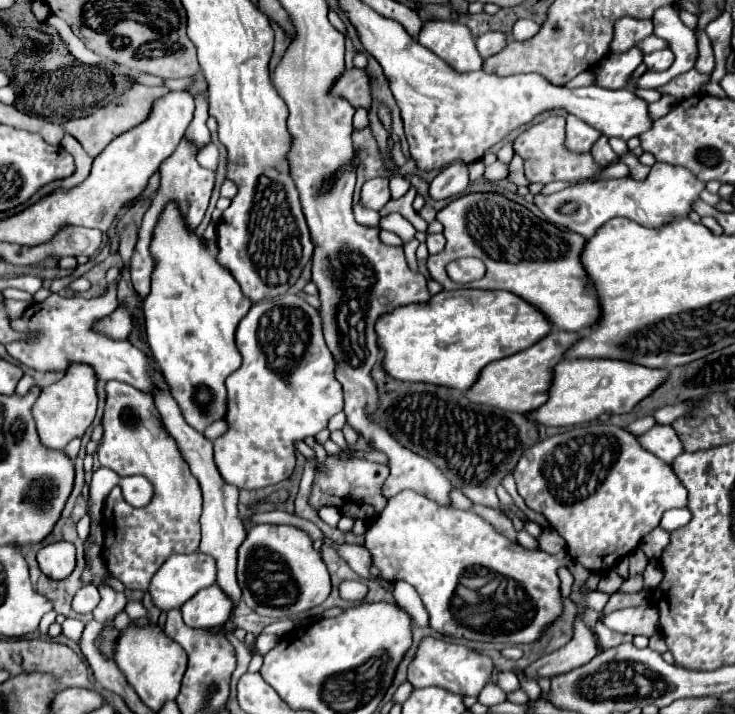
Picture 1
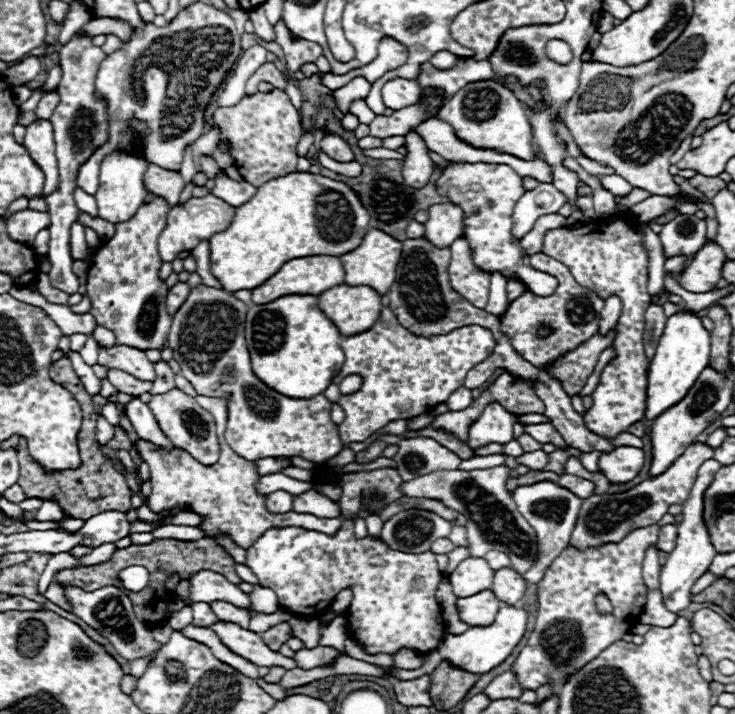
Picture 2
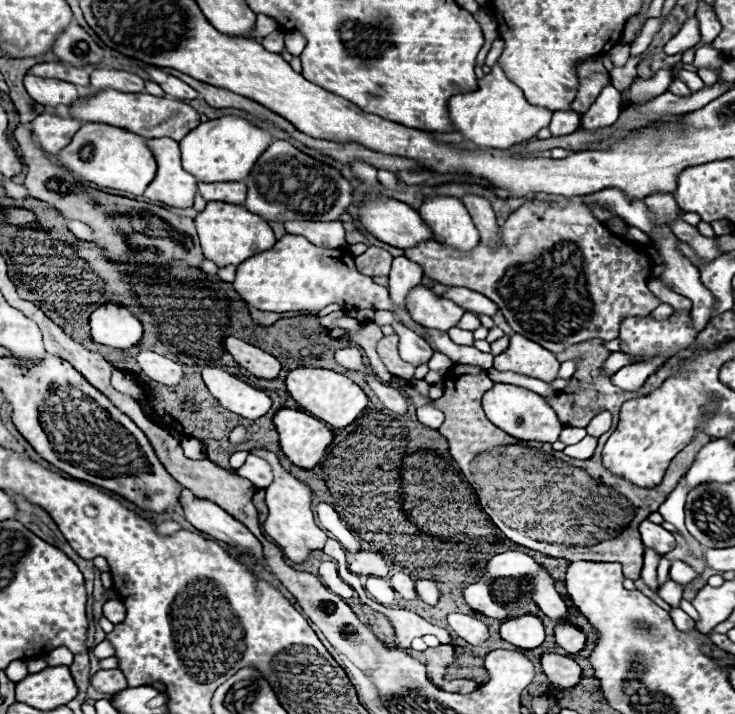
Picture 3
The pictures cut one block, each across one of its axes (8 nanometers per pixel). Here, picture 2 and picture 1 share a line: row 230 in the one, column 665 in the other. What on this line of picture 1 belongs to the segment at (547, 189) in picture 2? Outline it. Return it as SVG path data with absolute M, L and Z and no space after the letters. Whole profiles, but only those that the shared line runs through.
M674 508L674 510L668 510L664 516L662 516L662 522L660 526L668 532L684 526L690 522L690 510L688 508Z

